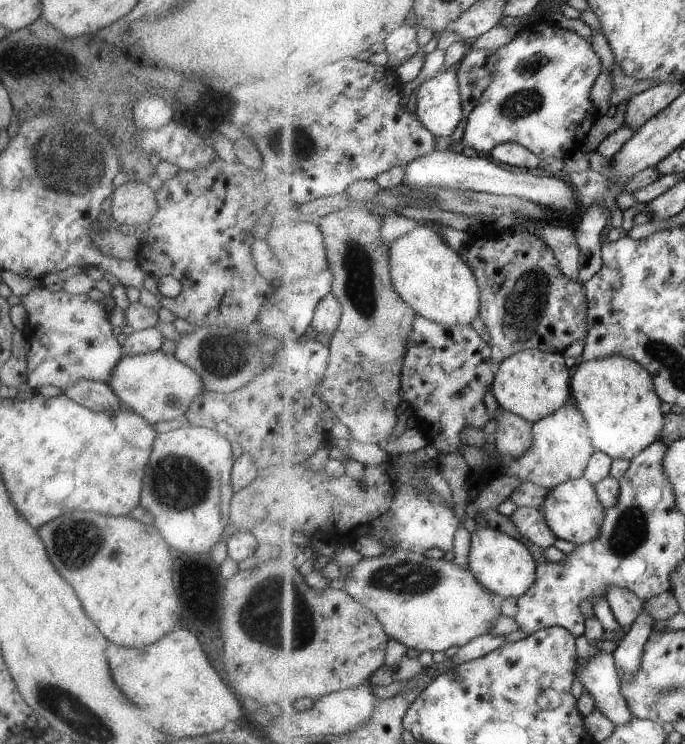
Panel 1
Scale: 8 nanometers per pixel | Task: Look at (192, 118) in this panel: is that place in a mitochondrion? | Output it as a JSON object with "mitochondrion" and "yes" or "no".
{"mitochondrion":"no"}

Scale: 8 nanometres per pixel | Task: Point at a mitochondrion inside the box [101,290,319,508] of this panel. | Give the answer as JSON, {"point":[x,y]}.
{"point":[220,357]}

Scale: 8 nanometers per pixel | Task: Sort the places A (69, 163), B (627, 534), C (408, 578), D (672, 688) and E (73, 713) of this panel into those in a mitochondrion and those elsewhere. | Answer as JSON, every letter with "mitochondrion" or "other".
{"A":"mitochondrion","B":"mitochondrion","C":"mitochondrion","D":"mitochondrion","E":"mitochondrion"}

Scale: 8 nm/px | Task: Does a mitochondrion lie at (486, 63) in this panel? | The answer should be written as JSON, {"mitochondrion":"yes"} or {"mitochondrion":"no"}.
{"mitochondrion":"no"}

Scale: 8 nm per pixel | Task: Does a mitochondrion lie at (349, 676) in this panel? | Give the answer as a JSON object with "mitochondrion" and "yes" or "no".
{"mitochondrion":"no"}

